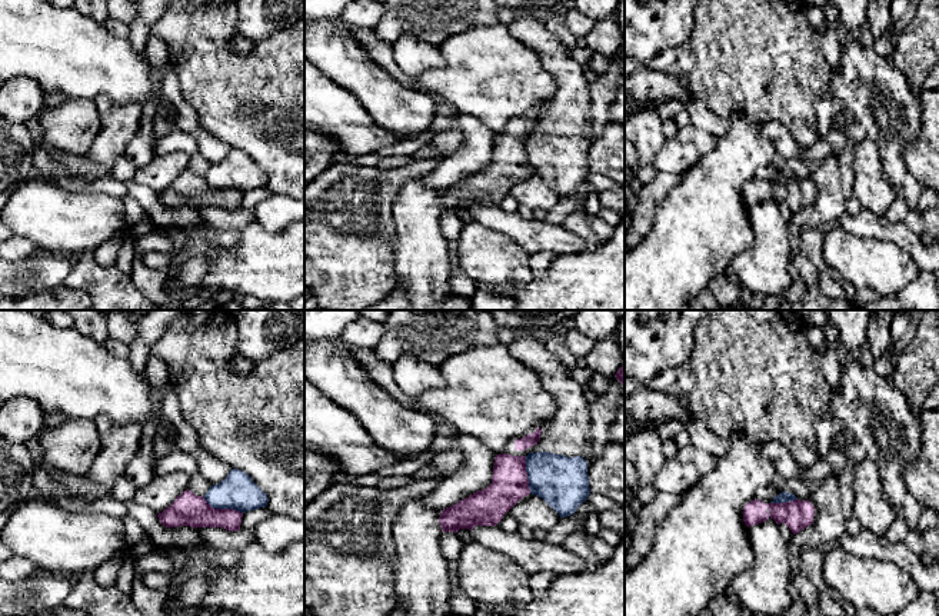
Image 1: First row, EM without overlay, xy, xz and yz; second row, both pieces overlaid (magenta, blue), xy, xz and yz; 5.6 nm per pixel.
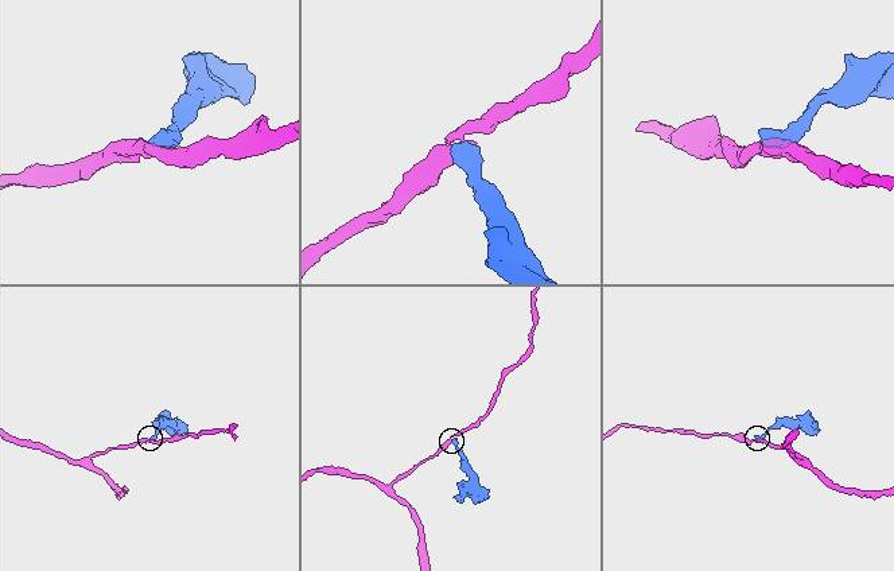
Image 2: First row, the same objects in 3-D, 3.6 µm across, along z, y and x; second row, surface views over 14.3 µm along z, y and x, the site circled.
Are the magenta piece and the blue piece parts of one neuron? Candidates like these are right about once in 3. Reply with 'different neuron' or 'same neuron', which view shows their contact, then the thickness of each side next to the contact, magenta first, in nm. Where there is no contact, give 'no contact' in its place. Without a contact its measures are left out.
different neuron; contact in xy; calibres 180 and 200 nm

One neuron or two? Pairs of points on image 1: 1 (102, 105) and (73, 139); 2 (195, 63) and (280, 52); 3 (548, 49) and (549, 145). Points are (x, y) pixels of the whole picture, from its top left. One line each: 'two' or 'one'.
1: two
2: one
3: one

